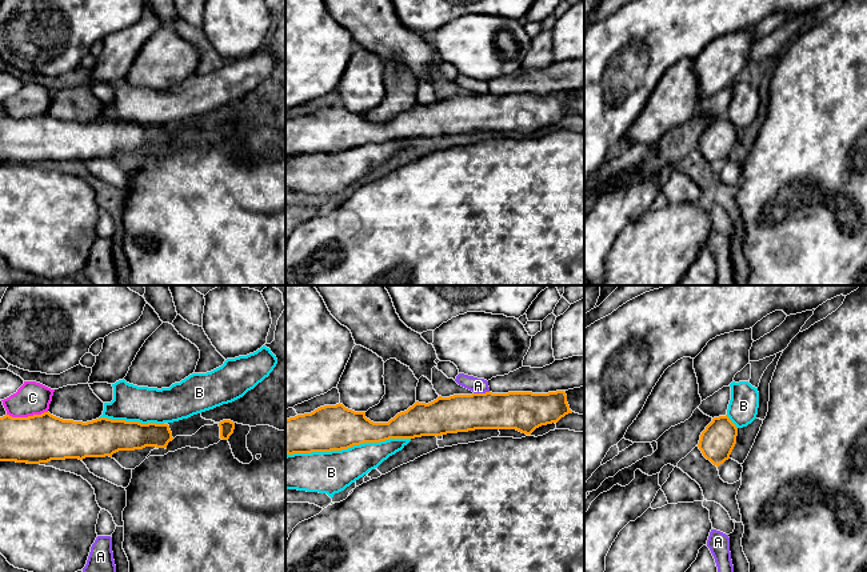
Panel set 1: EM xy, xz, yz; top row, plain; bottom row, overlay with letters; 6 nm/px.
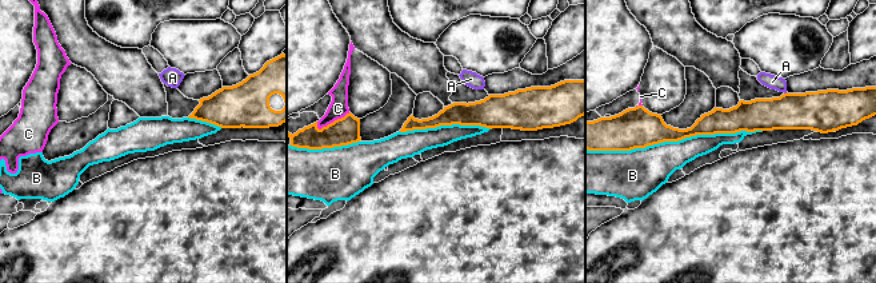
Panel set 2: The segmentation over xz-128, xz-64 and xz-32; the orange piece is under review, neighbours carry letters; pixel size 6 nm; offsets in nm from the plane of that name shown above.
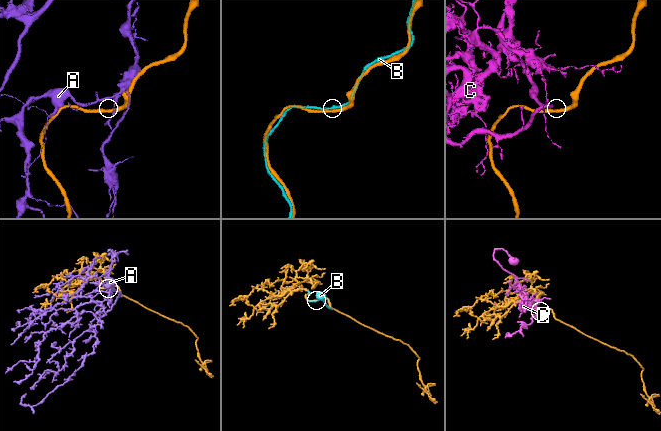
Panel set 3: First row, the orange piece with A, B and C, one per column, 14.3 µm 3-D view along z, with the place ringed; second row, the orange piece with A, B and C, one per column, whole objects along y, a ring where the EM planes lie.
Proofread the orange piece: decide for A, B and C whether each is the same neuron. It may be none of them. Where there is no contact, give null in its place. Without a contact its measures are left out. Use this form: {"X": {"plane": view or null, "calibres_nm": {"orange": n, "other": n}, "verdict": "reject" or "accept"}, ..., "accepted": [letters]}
{"A": {"plane": "xz", "calibres_nm": {"orange": 220, "other": 100}, "verdict": "reject"}, "B": {"plane": "xz", "calibres_nm": {"orange": 280, "other": 260}, "verdict": "accept"}, "C": {"plane": "xy", "calibres_nm": {"orange": 300, "other": 200}, "verdict": "reject"}, "accepted": ["B"]}

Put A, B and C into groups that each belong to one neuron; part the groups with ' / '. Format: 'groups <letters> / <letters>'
groups A / B / C

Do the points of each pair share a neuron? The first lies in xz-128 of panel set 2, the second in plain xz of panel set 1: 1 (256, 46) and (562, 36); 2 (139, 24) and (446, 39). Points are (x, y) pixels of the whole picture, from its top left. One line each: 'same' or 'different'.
1: same
2: different

